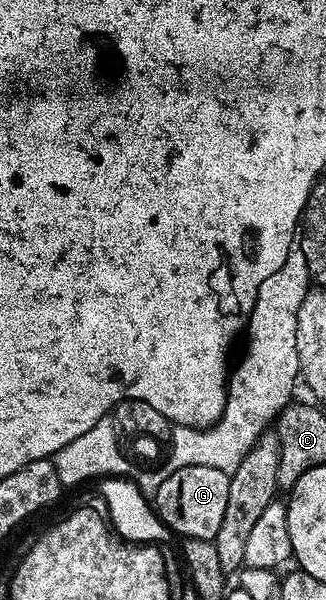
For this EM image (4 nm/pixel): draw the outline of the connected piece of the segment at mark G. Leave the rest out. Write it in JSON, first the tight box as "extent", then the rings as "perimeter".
{"extent":[154,467,230,542],"perimeter":[[[182,467],[158,487],[154,508],[173,534],[215,542],[218,527],[222,527],[222,515],[226,515],[226,498],[230,495],[228,478],[229,474],[218,471],[218,467]]]}

